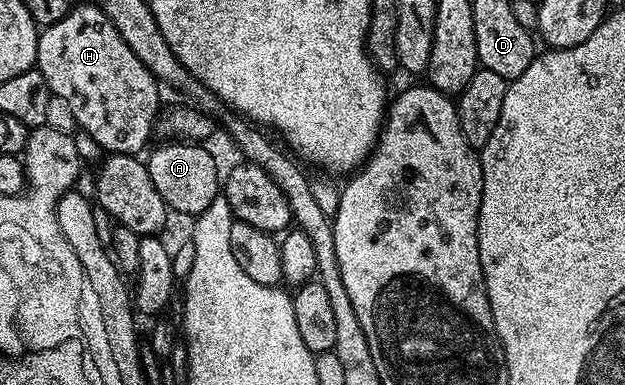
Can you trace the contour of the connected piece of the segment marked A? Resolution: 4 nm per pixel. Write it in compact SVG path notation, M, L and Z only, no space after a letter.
M168 142L164 148L158 148L148 159L150 177L160 190L167 209L171 213L183 212L189 218L196 218L213 200L220 195L220 172L212 153L198 142Z

